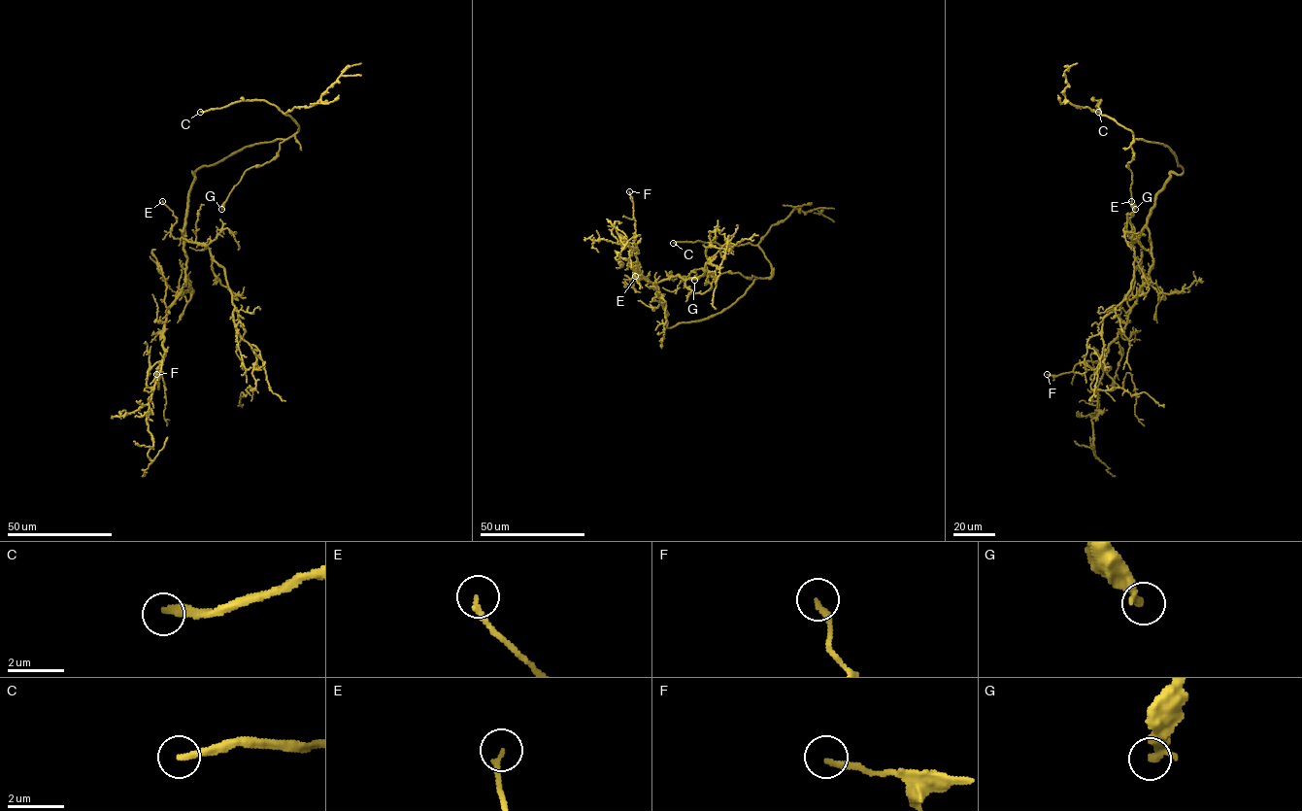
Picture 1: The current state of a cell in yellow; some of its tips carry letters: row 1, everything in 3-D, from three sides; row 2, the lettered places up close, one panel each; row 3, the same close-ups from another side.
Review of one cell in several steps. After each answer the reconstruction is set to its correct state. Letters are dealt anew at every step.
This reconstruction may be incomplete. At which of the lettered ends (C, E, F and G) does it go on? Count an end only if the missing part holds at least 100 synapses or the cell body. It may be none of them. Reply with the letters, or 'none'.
C

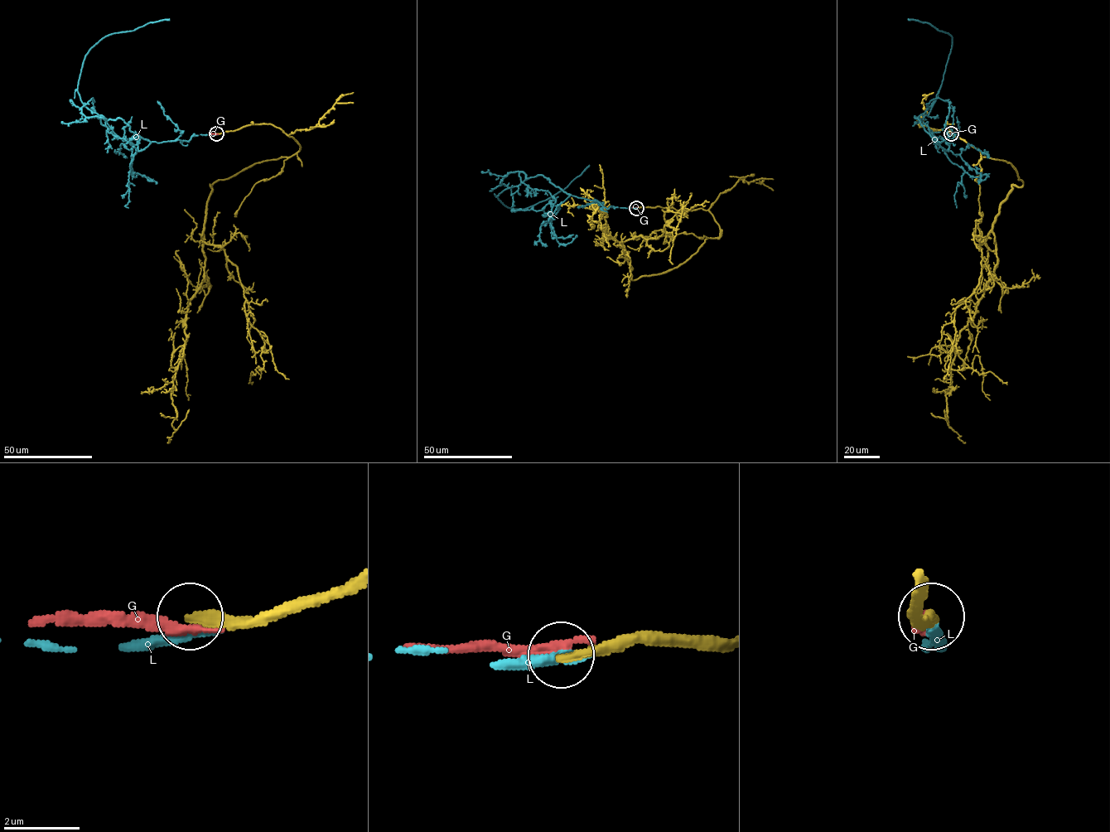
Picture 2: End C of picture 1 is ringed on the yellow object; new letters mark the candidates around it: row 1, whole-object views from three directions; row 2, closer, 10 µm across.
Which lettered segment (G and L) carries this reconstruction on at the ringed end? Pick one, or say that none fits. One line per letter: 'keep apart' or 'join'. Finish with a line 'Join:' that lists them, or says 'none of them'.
G: keep apart
L: keep apart
Join: none of them

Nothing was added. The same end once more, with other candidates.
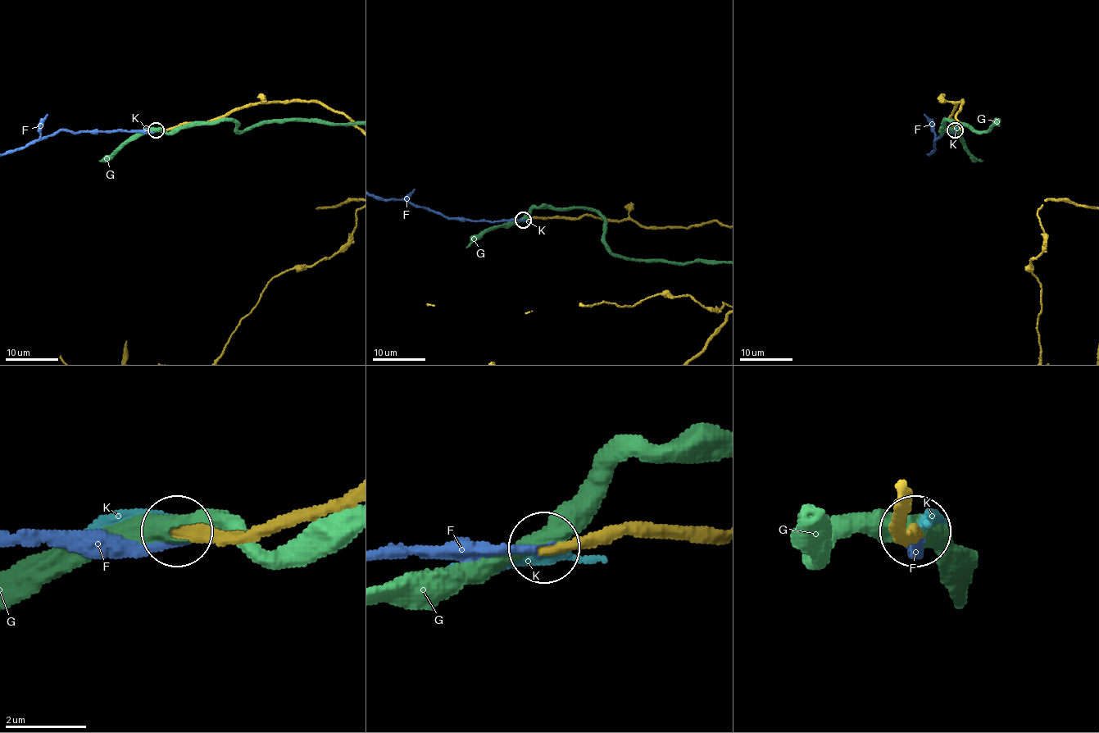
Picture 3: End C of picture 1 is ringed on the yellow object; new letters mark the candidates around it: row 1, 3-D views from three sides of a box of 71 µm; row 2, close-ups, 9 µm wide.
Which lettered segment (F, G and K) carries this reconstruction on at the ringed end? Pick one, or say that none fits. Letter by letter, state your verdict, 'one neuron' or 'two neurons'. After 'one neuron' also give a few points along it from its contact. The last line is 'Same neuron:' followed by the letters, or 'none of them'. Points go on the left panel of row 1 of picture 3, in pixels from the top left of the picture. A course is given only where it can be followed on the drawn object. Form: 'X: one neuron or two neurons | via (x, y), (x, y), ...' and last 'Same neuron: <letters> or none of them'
F: one neuron
G: two neurons
K: two neurons
Same neuron: F

